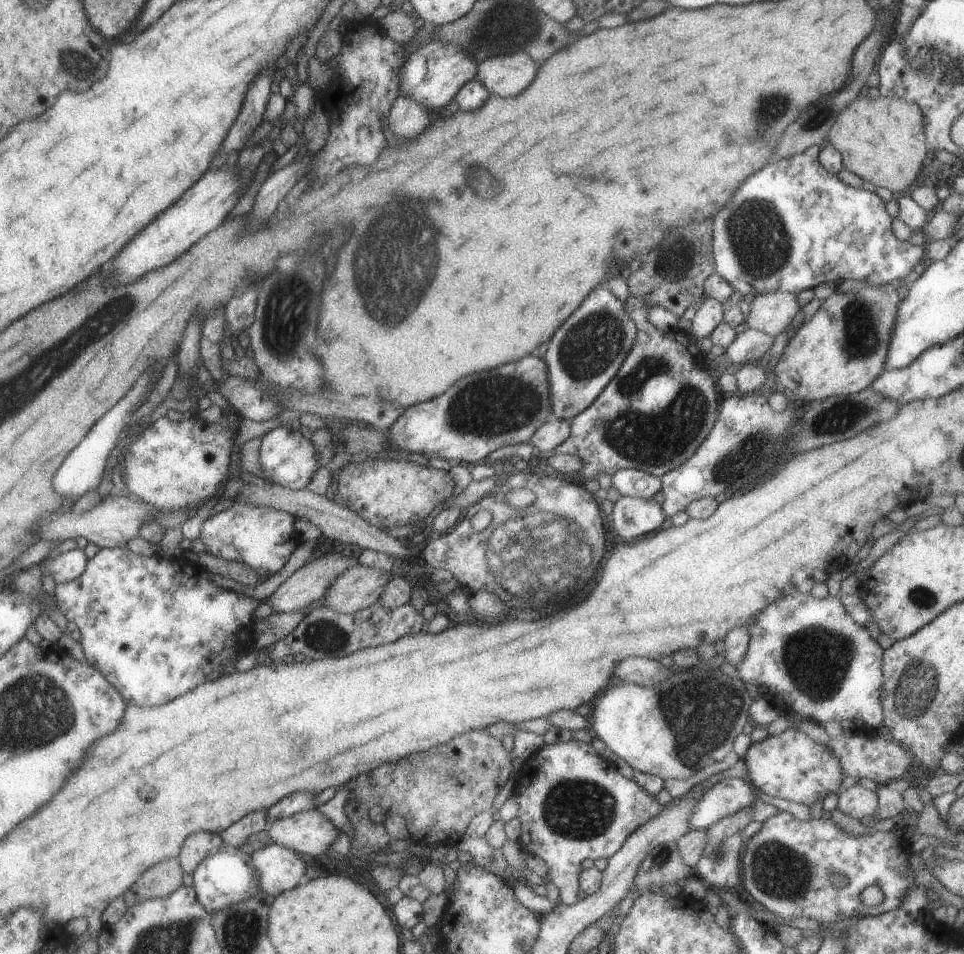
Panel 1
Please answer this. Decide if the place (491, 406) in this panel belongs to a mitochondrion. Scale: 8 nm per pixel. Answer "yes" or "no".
yes

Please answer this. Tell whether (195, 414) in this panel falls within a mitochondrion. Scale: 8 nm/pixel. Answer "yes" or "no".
no

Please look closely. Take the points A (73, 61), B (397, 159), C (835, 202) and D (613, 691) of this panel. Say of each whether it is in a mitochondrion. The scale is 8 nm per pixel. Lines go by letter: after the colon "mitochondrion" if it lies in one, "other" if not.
A: mitochondrion
B: other
C: other
D: other

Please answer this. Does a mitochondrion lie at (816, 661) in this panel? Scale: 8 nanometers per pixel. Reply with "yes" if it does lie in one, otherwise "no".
yes

